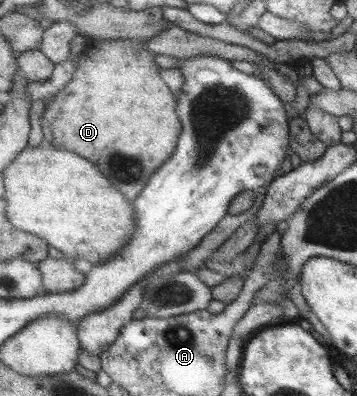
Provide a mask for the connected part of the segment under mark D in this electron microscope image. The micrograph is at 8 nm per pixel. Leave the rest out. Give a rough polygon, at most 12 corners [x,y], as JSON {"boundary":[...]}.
{"boundary":[[88,39],[44,141],[135,201],[179,99],[142,41]]}

